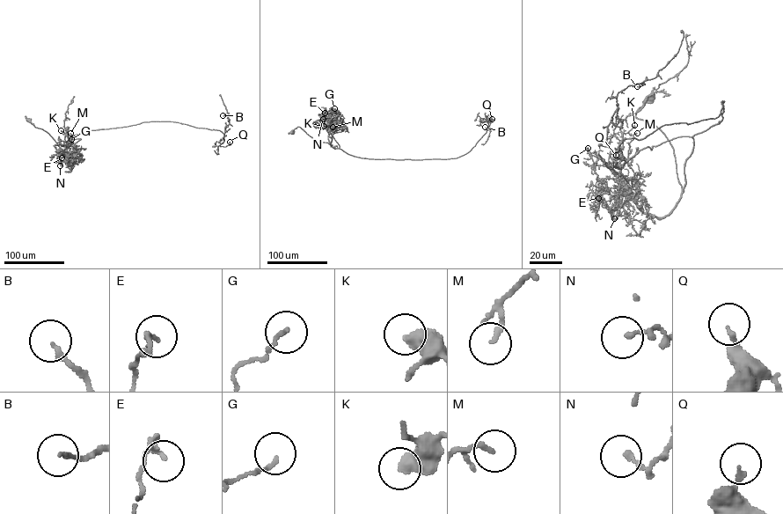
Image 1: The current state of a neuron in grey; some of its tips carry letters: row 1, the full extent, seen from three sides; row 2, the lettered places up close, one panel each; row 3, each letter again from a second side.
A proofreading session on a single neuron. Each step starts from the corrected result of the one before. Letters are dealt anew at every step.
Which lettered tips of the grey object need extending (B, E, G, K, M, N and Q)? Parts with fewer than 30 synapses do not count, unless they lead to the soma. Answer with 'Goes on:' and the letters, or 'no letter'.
Goes on: no letter

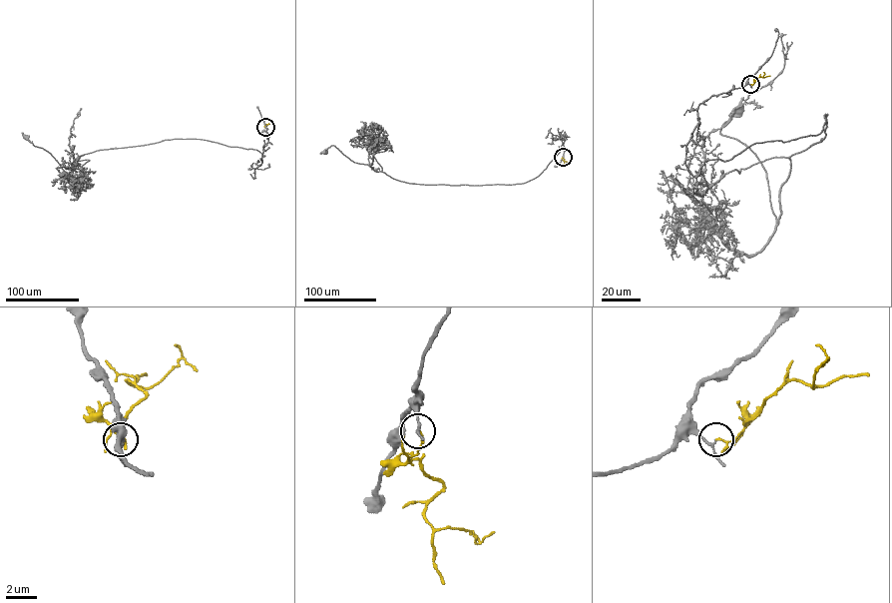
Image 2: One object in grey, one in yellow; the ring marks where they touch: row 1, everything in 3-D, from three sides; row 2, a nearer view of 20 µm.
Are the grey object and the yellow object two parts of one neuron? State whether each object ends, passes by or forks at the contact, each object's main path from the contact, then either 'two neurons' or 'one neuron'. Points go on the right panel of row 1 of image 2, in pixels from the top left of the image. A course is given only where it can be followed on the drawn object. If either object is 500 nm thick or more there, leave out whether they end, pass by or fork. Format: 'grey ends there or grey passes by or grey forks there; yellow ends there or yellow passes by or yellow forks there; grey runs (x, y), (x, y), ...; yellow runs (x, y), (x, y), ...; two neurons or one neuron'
grey passes by; yellow passes by; grey runs (750, 84), (697, 107), (685, 165), (827, 114), (777, 224), (720, 133), (738, 110); yellow runs (750, 84), (762, 78), (763, 72); two neurons

